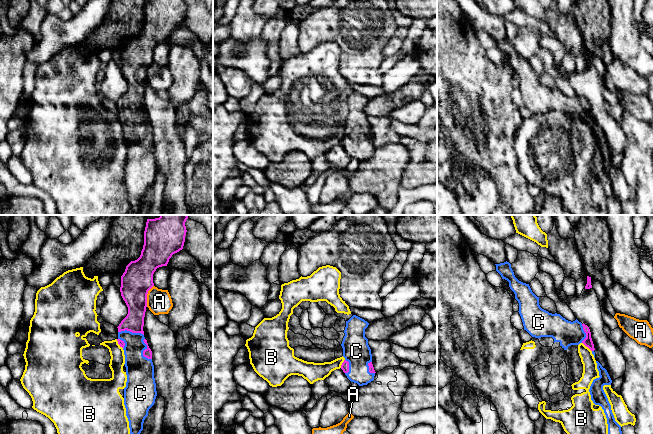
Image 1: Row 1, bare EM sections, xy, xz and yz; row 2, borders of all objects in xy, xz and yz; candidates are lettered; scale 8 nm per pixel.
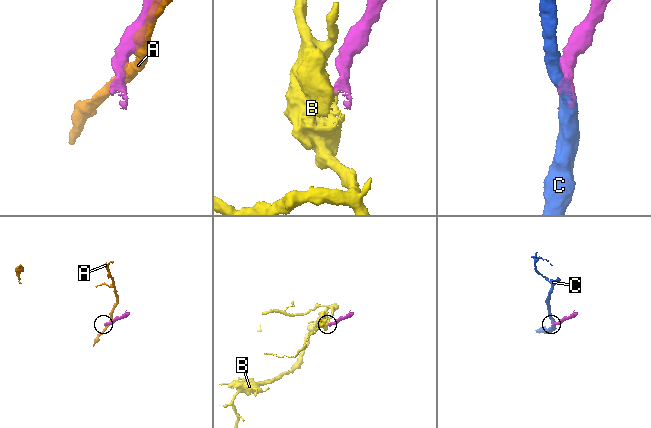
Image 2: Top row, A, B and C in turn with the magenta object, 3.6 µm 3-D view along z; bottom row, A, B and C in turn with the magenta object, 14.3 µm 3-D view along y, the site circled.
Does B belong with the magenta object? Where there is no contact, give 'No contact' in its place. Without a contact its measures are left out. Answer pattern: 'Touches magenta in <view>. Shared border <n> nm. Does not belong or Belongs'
Touches magenta in yz. Shared border 110 nm. Does not belong

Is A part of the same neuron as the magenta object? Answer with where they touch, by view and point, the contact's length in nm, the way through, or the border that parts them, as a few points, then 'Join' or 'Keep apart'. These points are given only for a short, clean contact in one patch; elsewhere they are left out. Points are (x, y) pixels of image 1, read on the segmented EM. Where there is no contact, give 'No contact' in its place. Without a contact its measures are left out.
Touches magenta at xy (146, 296). Shared border 190 nm. Boundary: xy (153, 285), (148, 291), (146, 306). Keep apart

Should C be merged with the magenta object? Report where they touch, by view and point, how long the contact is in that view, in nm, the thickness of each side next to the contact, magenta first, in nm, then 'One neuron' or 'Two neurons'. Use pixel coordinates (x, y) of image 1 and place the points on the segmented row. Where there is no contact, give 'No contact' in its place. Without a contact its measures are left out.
Touches magenta at xy (143, 351). Shared border 190 nm. Thickness 70 nm (magenta) against 220 nm. One neuron

